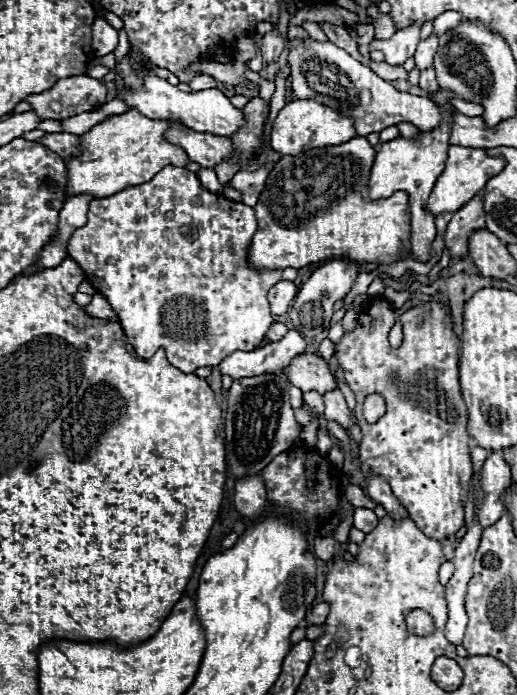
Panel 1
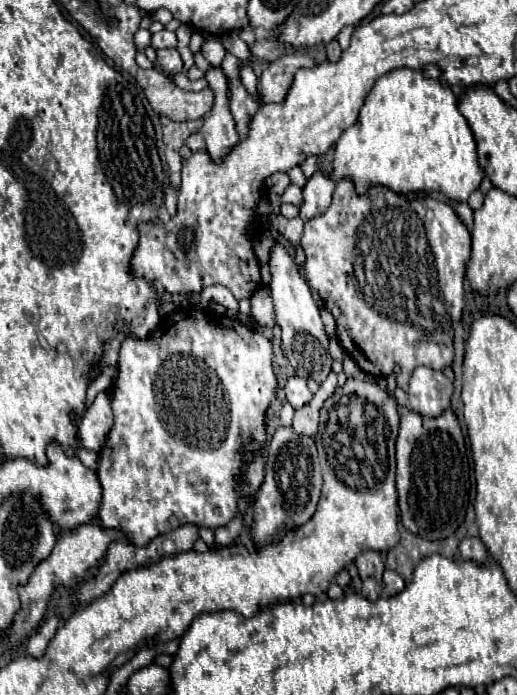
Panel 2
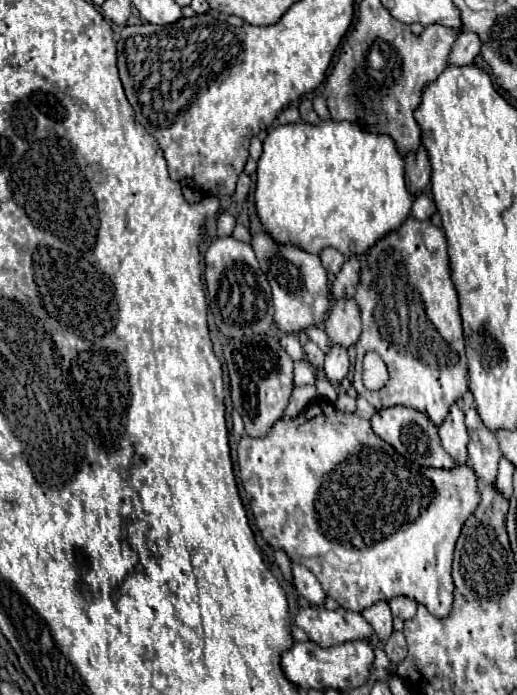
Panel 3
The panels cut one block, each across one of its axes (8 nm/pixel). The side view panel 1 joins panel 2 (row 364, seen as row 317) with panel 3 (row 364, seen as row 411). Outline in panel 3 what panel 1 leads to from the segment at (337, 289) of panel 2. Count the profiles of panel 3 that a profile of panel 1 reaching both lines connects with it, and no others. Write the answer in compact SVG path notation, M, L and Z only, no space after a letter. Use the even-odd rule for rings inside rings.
M408 218L400 228L386 234L380 242L376 242L362 260L360 266L360 282L354 294L356 306L362 316L362 334L356 342L356 370L354 370L354 388L358 396L366 398L376 410L388 406L408 406L424 412L436 426L442 424L448 408L462 398L468 390L468 366L464 354L464 338L462 338L462 318L458 308L458 294L450 274L448 260L448 244L442 228L436 228L430 220L418 222L416 218ZM368 350L374 350L382 356L388 366L390 382L380 392L368 392L362 384L362 358Z

